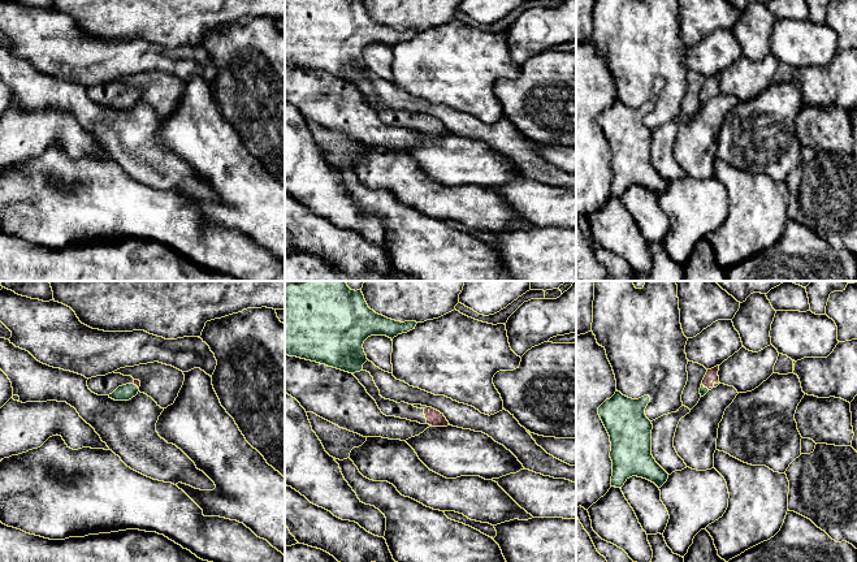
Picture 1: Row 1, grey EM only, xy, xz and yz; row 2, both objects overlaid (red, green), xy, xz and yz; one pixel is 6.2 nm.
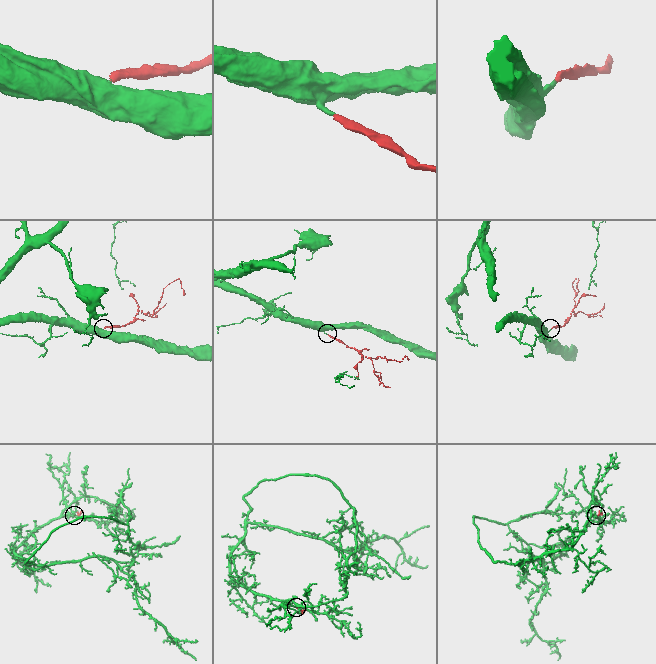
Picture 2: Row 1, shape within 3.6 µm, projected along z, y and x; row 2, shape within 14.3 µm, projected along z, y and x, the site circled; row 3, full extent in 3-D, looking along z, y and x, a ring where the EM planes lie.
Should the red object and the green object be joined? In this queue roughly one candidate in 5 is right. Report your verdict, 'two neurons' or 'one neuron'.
one neuron

